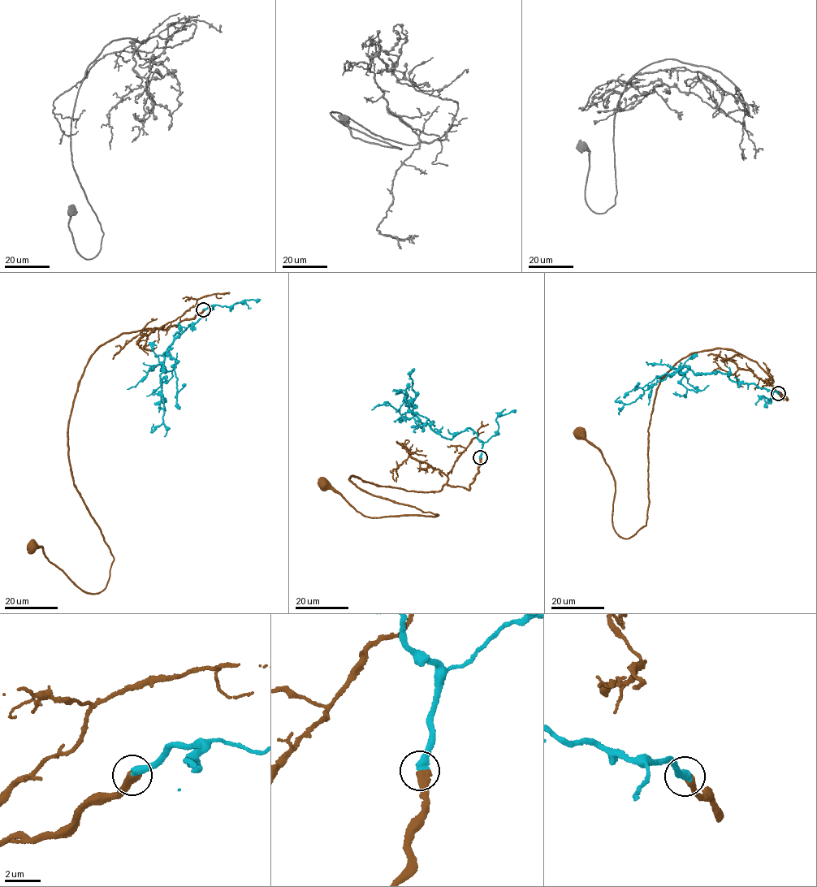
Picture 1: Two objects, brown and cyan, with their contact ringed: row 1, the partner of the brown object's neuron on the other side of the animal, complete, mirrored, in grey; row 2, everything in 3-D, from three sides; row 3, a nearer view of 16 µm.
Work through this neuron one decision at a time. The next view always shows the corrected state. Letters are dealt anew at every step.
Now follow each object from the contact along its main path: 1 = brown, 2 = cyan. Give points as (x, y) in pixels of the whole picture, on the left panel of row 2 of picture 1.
1: (203, 309), (101, 345), (81, 376), (69, 465), (114, 558), (105, 587), (88, 593), (32, 546)
2: (203, 309), (213, 306), (176, 333), (163, 355), (163, 421), (153, 431), (153, 423)

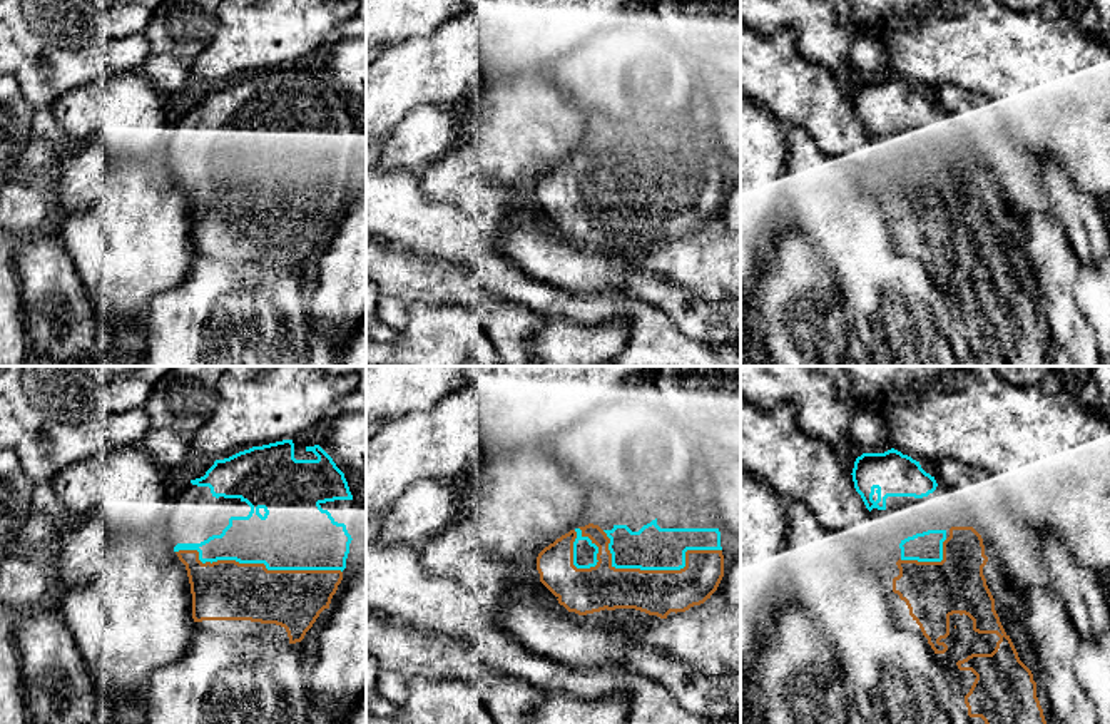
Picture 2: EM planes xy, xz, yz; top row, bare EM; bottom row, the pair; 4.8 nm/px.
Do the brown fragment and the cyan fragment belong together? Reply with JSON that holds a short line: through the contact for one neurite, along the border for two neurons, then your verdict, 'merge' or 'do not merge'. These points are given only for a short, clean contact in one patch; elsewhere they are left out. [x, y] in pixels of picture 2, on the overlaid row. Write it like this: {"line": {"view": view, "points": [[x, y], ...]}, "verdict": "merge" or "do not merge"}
{"verdict": "merge"}

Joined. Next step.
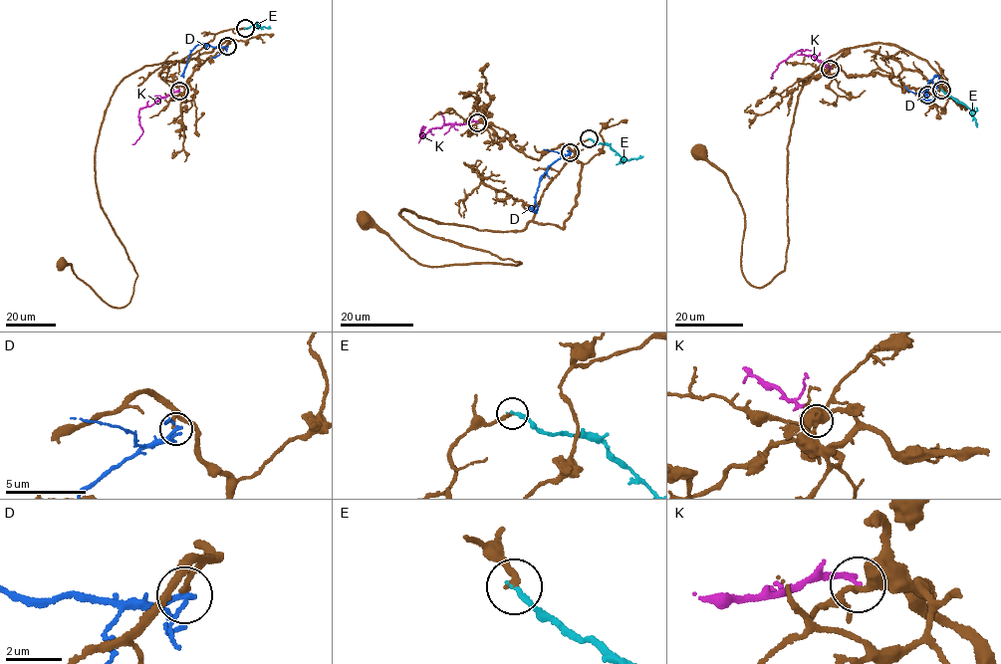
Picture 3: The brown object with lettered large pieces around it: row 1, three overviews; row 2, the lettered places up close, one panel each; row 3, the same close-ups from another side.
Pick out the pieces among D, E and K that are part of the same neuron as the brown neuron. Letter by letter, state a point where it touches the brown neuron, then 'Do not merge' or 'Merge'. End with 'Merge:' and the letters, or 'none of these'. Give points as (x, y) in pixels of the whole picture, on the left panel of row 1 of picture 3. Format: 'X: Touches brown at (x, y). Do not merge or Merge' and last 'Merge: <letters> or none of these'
D: Touches brown at (227, 46). Do not merge
E: Touches brown at (245, 28). Merge
K: Touches brown at (179, 91). Do not merge
Merge: E

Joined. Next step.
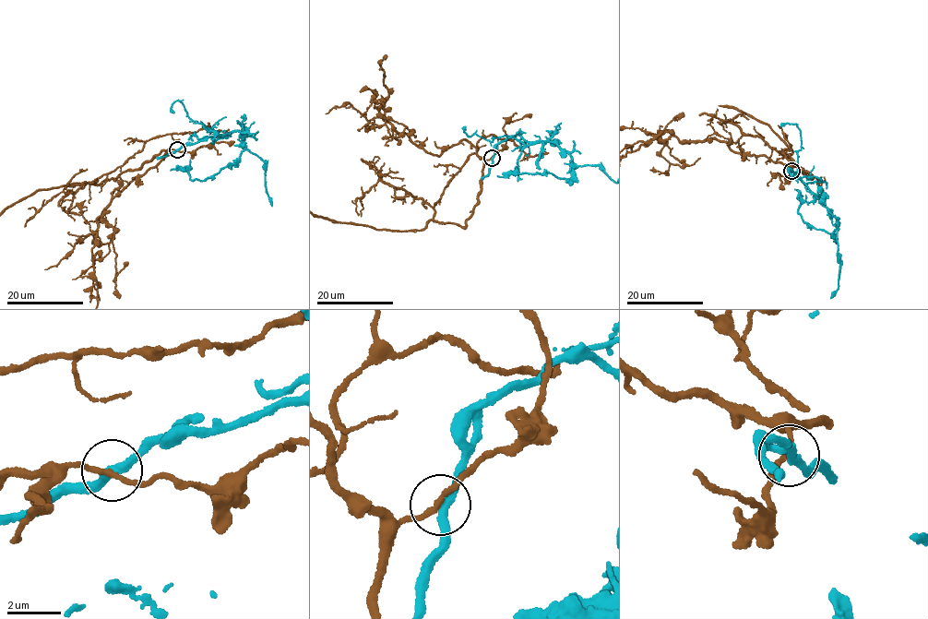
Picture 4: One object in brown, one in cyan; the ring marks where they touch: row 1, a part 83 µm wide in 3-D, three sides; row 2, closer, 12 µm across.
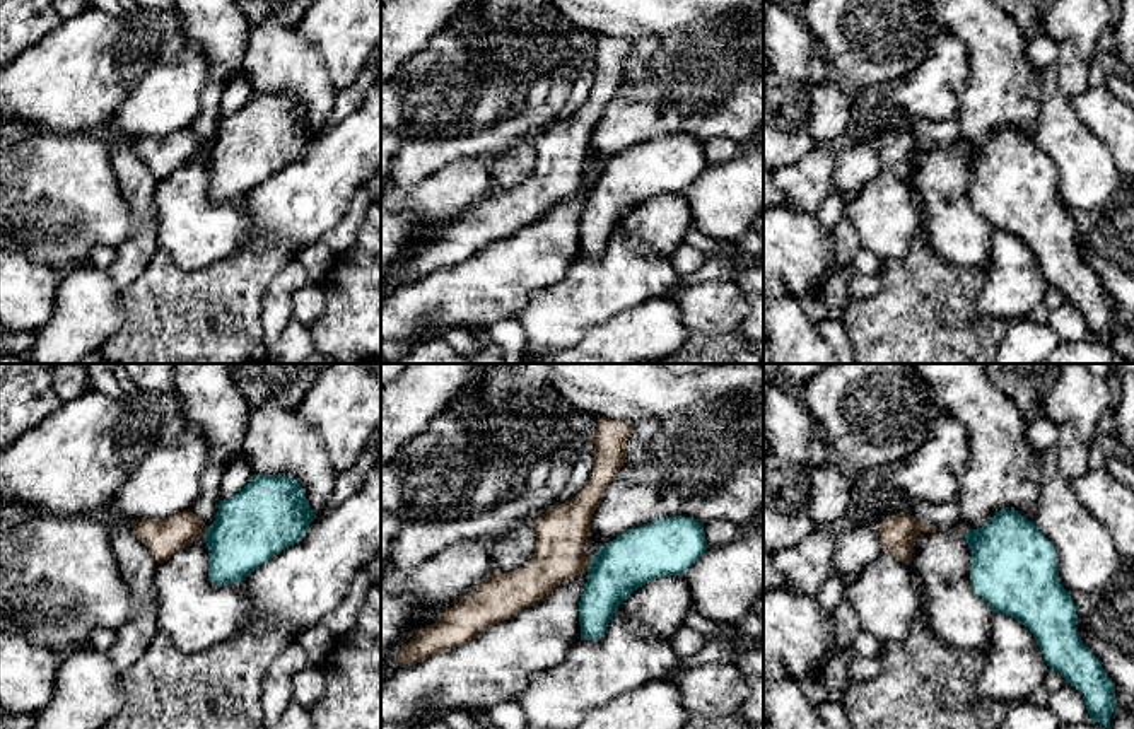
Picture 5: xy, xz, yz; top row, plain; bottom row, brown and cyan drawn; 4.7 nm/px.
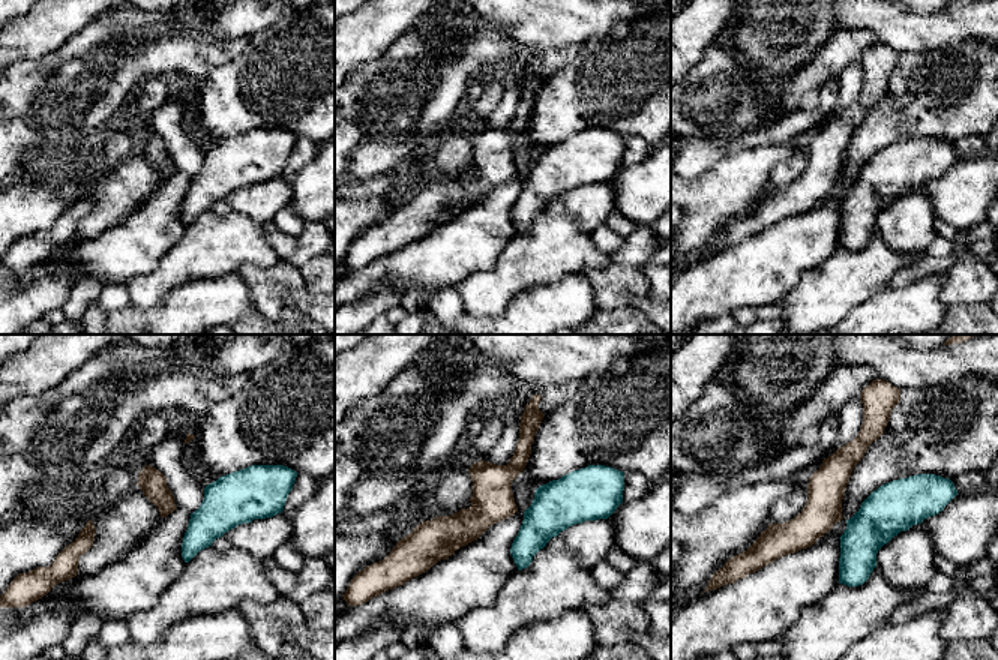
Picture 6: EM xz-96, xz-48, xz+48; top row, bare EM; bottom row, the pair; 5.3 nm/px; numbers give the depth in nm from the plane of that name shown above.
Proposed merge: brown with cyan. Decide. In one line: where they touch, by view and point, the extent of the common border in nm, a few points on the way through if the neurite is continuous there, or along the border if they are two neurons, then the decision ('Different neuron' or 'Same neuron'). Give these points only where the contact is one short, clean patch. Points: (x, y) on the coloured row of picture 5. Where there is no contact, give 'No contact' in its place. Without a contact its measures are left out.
Touches brown at xz (588, 565). Shared border 60 nm. Boundary: xz (591, 562), (584, 571). Different neuron

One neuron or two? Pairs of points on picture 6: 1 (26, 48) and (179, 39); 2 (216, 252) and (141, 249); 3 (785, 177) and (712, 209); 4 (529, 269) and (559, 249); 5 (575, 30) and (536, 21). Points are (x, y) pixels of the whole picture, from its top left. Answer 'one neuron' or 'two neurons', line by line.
1: two neurons
2: two neurons
3: two neurons
4: one neuron
5: one neuron

